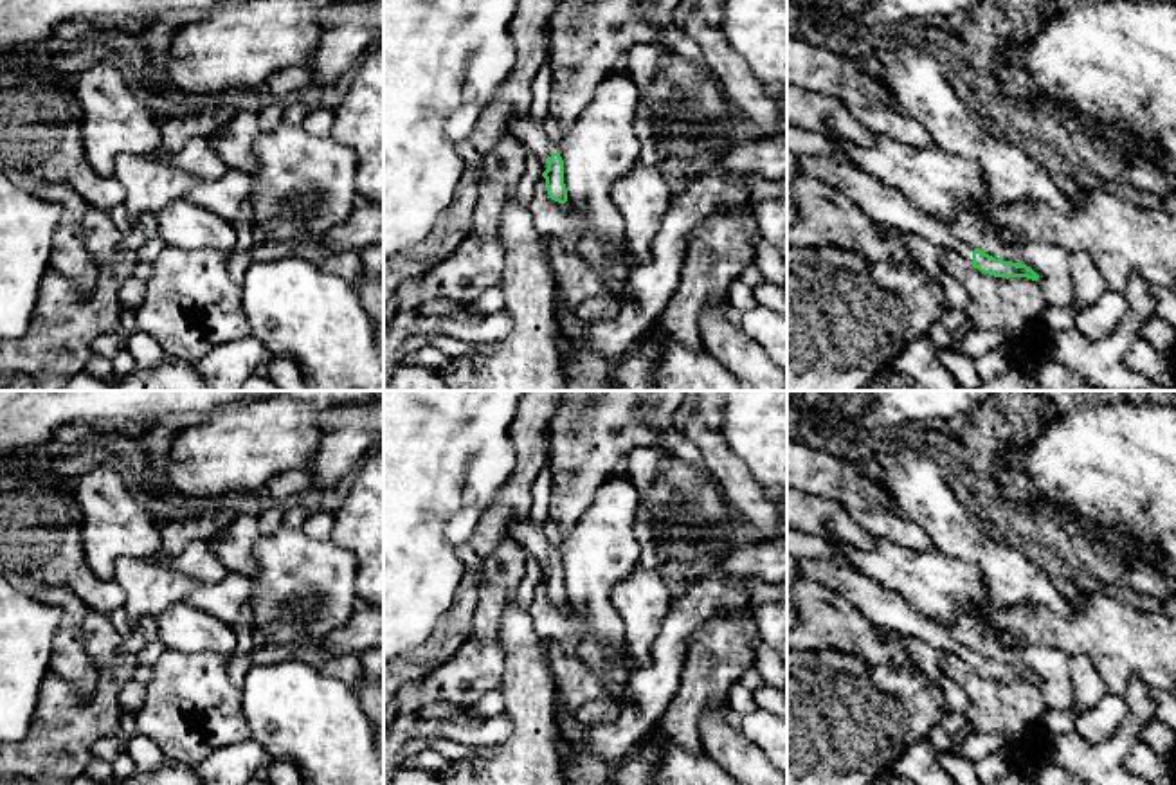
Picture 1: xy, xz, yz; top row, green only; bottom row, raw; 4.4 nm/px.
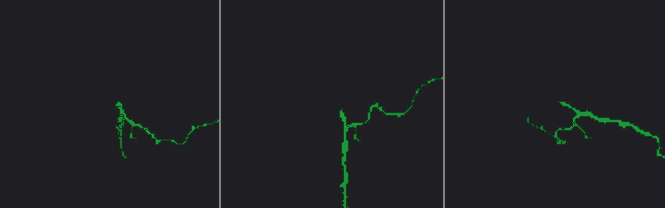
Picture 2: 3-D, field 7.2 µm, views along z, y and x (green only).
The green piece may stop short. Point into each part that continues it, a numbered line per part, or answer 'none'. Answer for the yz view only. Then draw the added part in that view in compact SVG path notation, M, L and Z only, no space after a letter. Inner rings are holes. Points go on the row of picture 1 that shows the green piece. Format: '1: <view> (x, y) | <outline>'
1: yz (883, 204) | M800 155L800 176L818 178L848 194L877 223L926 238L931 245L972 263L974 247L954 236L947 221L913 205L902 193L870 173L823 155Z

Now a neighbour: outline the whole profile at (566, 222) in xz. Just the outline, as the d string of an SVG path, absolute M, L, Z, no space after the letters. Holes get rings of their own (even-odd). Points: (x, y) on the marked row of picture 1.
M542 176L528 207L544 243L549 238L556 238L565 252L580 256L578 247L587 225L587 214L576 202L569 198L565 203L551 200L546 191L546 178Z

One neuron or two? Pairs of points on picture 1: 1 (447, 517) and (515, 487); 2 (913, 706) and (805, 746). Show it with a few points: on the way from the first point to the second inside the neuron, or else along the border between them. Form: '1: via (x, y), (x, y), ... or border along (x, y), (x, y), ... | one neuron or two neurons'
1: border along (515, 458), (514, 470), (472, 532) | two neurons
2: via (886, 710), (832, 722) | one neuron

